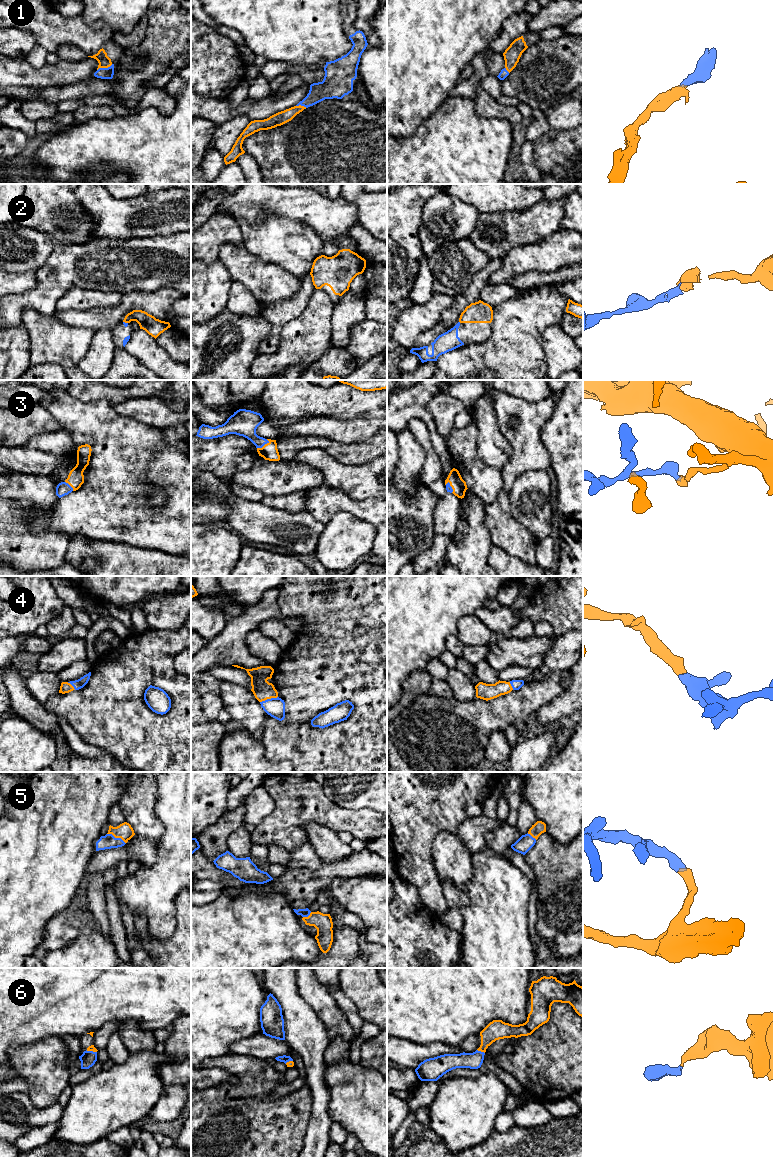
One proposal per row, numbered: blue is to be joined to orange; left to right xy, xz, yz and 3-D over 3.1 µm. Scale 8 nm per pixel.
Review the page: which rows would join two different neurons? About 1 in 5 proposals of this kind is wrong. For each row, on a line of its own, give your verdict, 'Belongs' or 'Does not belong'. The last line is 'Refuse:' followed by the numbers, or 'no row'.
1: Belongs
2: Belongs
3: Belongs
4: Belongs
5: Belongs
6: Belongs
Refuse: no row

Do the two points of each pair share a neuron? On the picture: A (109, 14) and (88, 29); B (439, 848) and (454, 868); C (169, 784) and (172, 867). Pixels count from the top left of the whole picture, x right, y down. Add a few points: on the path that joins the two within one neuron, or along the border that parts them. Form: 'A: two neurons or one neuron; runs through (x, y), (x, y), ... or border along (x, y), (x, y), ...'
A: two neurons; border along (80, 15), (87, 21), (102, 21), (112, 32)
B: one neuron; runs through (444, 853), (453, 863)
C: one neuron; runs through (173, 805), (173, 846)

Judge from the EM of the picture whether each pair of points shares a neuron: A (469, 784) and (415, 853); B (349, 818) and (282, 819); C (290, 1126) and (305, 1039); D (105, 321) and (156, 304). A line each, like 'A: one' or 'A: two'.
A: one
B: one
C: two
D: one

